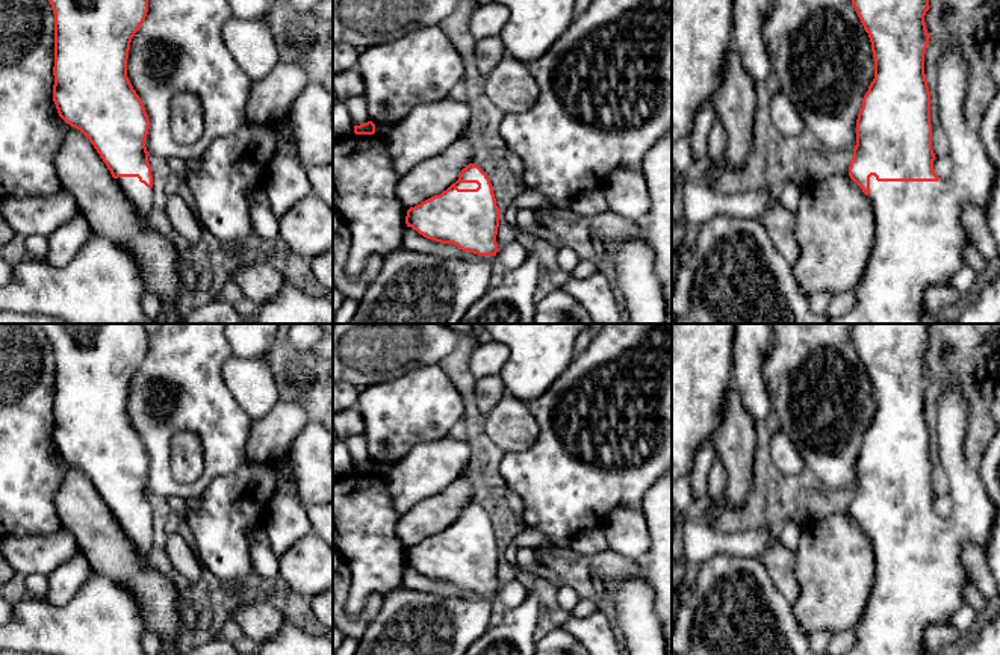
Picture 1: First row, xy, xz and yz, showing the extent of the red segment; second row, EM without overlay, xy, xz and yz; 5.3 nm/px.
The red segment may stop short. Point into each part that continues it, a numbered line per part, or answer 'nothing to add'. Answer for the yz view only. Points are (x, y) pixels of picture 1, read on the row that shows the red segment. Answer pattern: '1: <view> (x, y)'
1: yz (919, 241)

